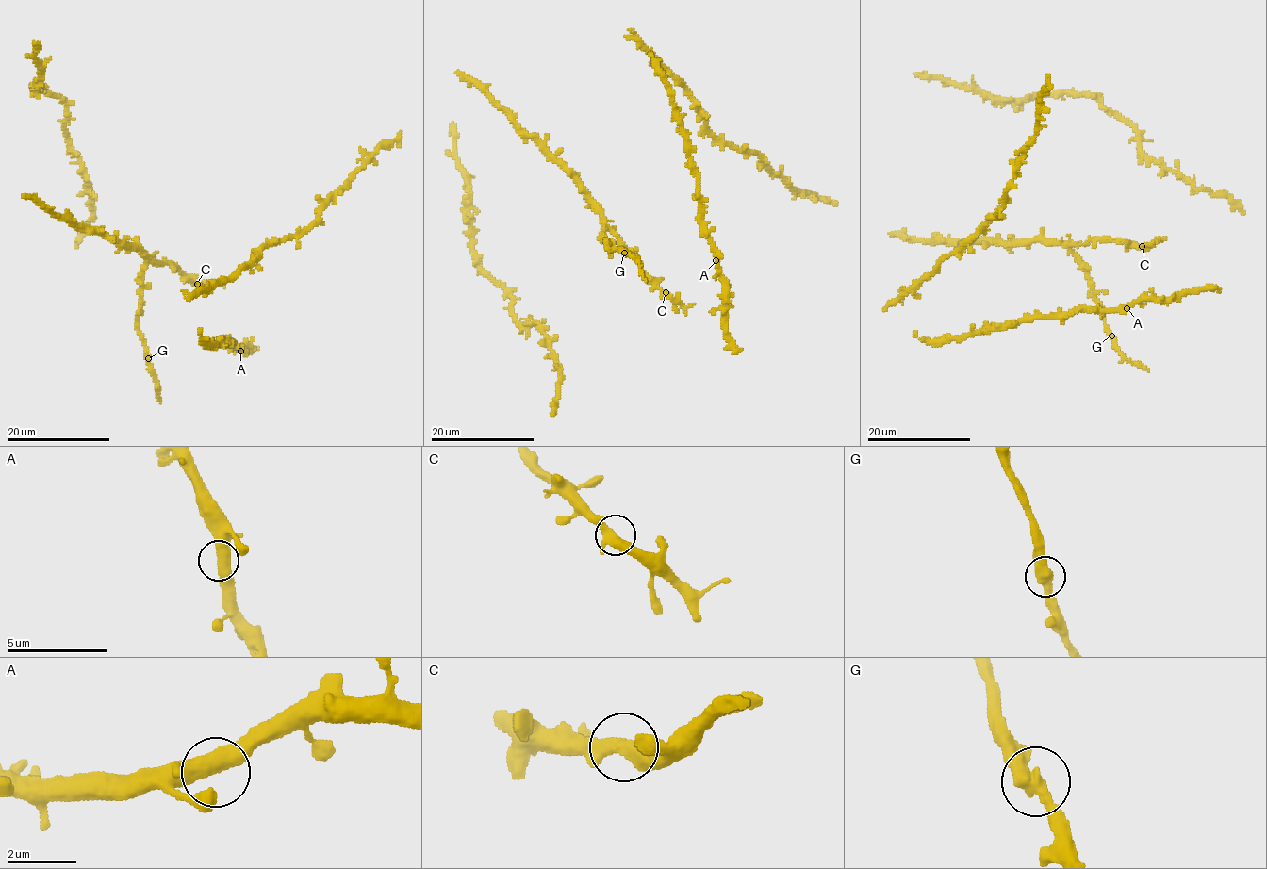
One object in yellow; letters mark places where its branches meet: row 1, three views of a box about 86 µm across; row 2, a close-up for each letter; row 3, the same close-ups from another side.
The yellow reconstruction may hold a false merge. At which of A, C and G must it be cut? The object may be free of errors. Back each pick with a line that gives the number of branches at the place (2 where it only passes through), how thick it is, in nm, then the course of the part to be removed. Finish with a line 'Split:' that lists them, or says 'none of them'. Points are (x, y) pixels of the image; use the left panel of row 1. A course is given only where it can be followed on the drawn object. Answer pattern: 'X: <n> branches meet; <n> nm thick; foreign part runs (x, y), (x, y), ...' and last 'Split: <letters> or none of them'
Split: none of them

